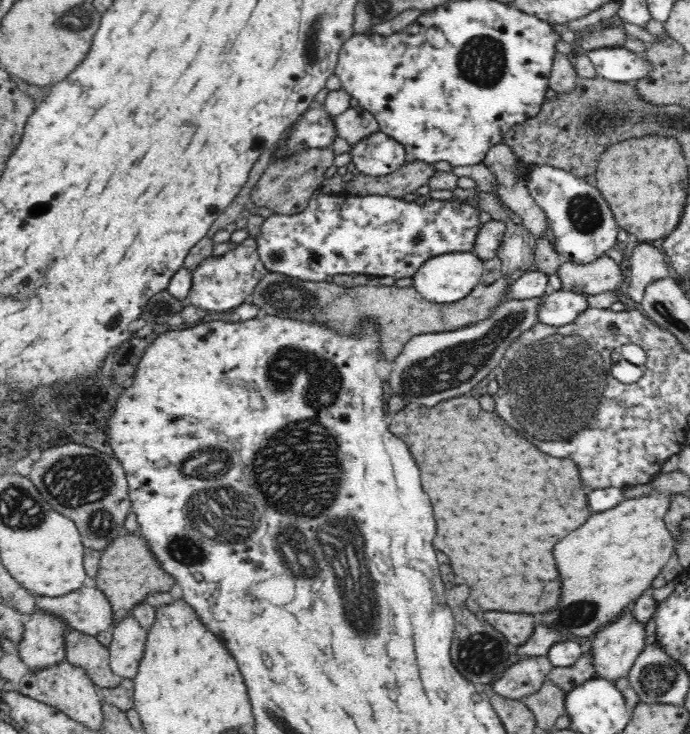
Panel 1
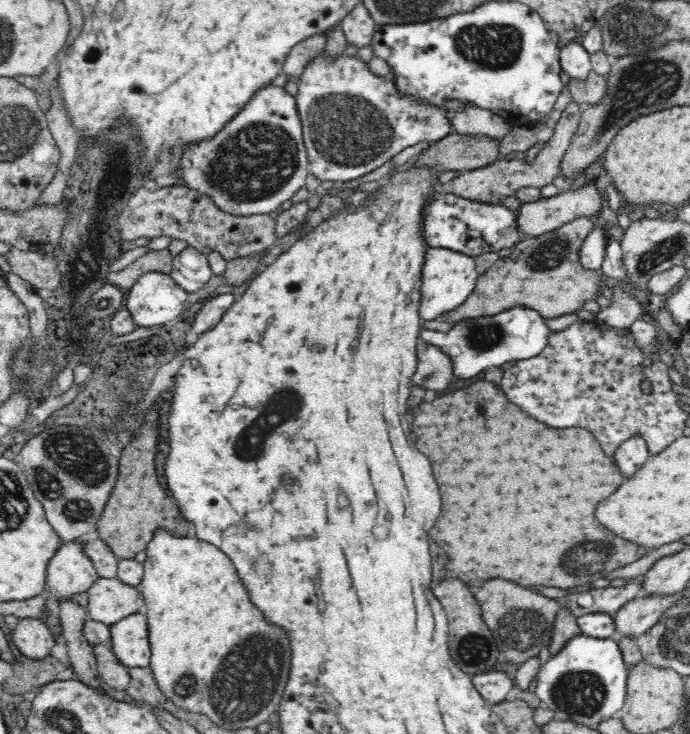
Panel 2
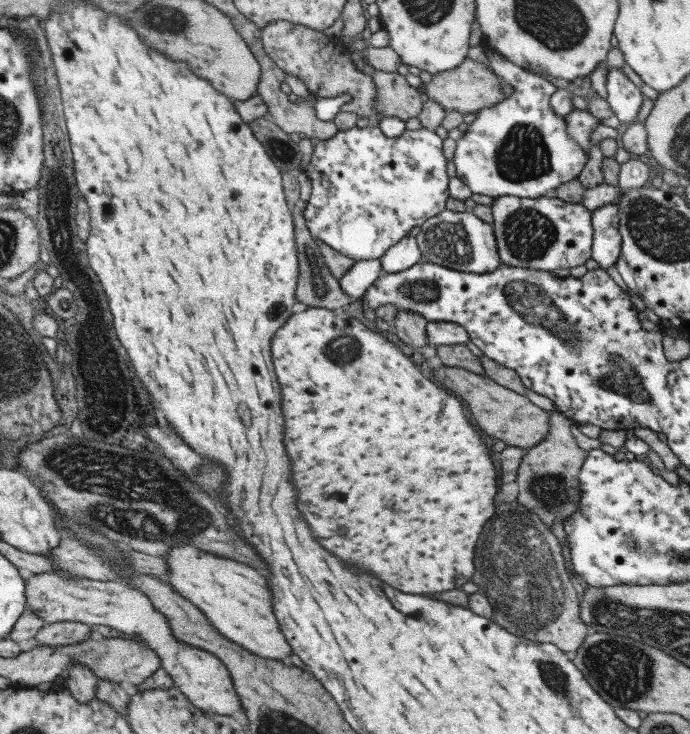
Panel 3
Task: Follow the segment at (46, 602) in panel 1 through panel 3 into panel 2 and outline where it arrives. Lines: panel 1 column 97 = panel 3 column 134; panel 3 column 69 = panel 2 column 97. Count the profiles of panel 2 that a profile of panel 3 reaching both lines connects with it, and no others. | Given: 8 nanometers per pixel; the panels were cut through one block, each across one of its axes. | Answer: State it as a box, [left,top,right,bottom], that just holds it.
[87,578,144,624]

